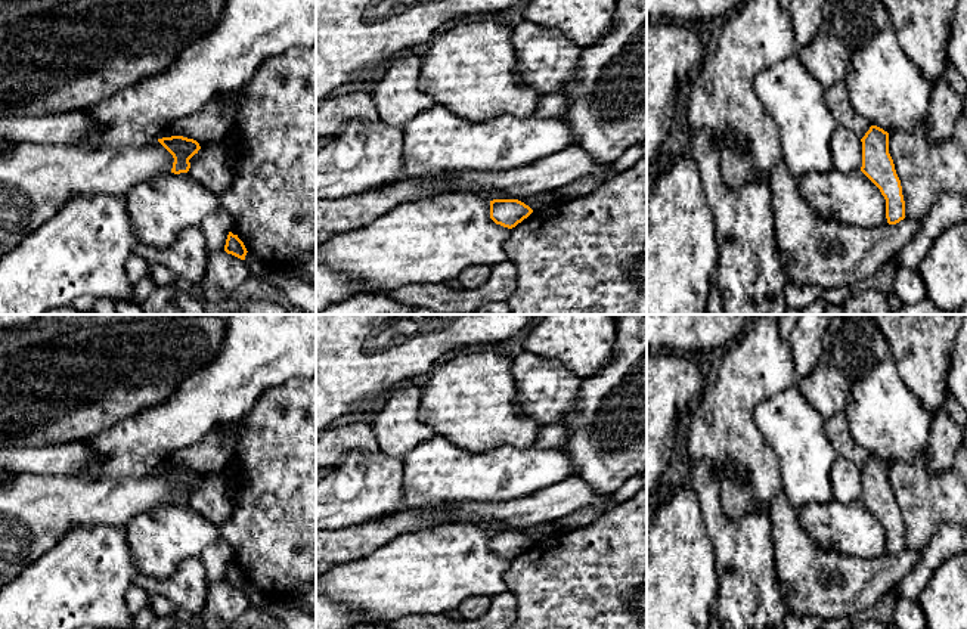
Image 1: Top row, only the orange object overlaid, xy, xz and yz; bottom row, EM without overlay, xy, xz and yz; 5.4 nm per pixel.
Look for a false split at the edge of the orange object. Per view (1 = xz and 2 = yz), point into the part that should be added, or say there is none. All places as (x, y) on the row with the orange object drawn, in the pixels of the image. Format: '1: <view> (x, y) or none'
1: none
2: none

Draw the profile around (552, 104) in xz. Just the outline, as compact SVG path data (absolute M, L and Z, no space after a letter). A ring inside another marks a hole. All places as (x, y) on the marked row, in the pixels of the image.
M561 93L542 94L537 100L536 117L561 117L567 111L567 100Z

